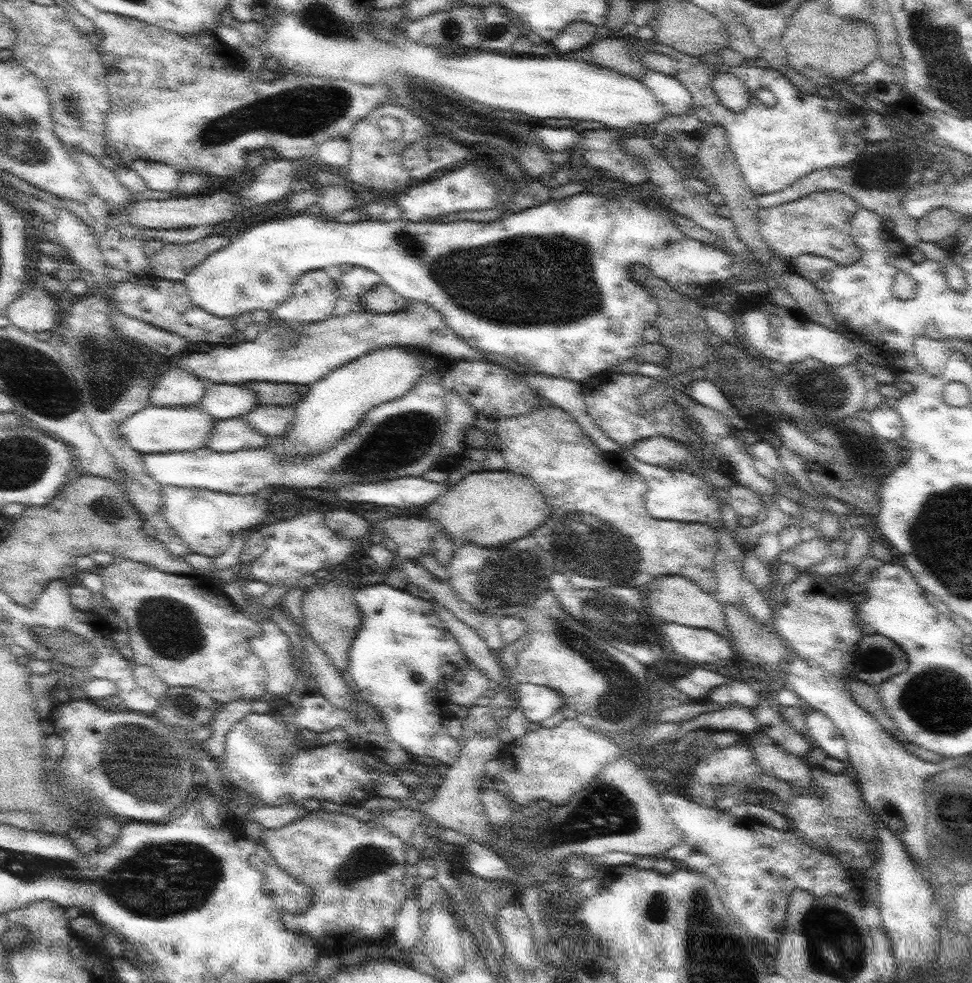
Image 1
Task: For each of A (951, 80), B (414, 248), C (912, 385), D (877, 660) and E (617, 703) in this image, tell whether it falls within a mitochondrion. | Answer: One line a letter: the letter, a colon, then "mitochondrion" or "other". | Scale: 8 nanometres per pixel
A: mitochondrion
B: mitochondrion
C: other
D: mitochondrion
E: mitochondrion

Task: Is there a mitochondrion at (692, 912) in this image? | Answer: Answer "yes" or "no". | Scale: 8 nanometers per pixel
yes

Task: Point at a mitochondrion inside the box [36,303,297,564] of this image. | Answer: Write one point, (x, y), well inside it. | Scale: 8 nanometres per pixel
(102, 509)

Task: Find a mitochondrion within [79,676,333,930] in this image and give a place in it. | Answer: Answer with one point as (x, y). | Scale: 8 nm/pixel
(136, 762)

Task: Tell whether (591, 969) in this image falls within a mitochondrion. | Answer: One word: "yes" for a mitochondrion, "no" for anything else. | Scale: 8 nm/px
no

